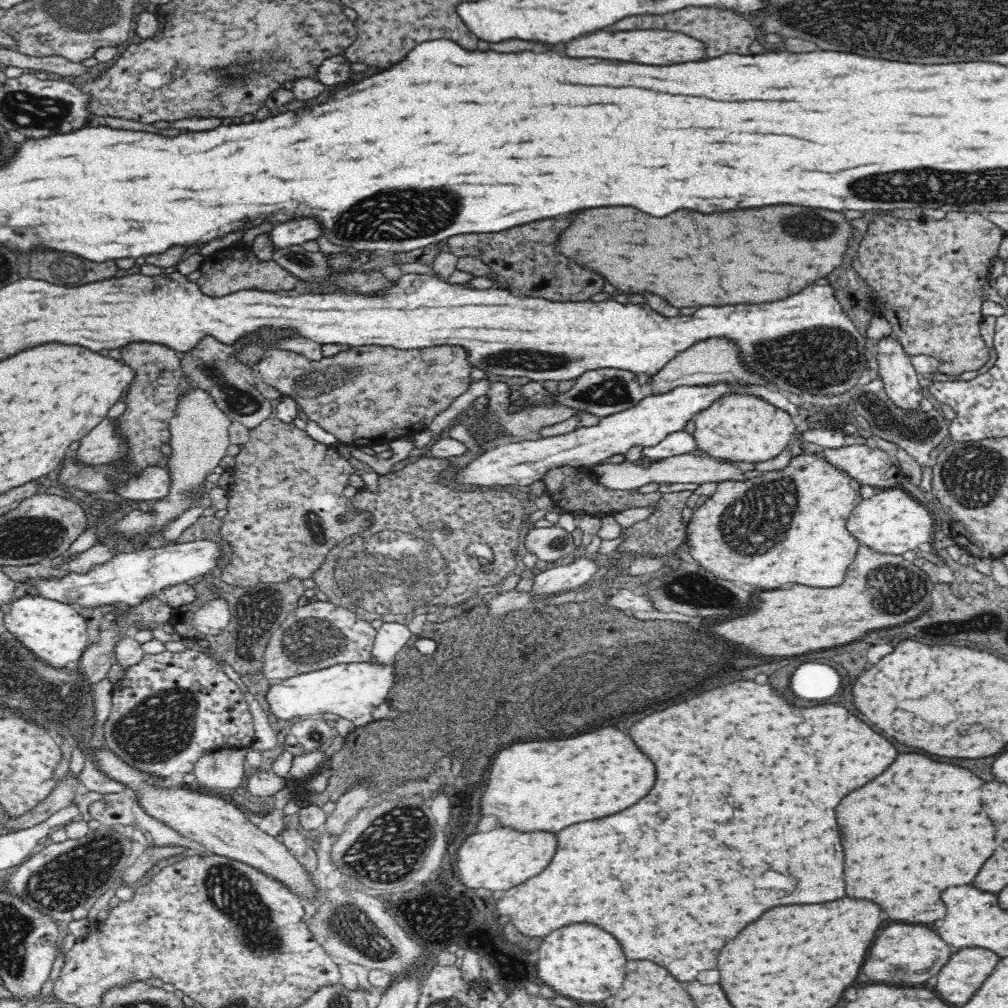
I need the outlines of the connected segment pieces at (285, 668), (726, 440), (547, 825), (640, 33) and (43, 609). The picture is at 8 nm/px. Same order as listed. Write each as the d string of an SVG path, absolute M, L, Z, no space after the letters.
M330 601L294 607L269 638L264 650L262 674L267 680L278 678L284 681L335 664L370 661L376 633L368 621Z
M730 393L693 416L696 446L703 454L734 462L762 462L778 456L794 441L796 425L790 413L758 396Z
M610 726L570 740L524 742L498 752L490 768L490 780L482 794L482 814L494 814L498 818L498 826L505 828L522 832L558 832L570 824L604 818L630 808L648 794L652 784L654 764L648 760L648 756L644 756L644 752L632 742L628 734Z
M598 30L580 38L574 38L566 44L564 54L572 58L606 58L606 60L624 60L624 62L638 62L638 64L654 64L654 66L668 66L678 62L690 60L704 60L704 44L686 36L682 32L668 32L668 30L628 30L628 32L606 32Z
M24 595L10 603L10 610L3 614L5 627L24 643L38 659L54 668L76 665L88 644L86 620L74 608L57 600L40 595Z

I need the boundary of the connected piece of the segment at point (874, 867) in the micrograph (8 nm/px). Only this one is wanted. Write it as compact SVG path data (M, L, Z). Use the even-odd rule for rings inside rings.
M900 754L894 764L872 782L848 794L836 808L838 828L844 844L846 894L852 898L876 900L892 920L936 922L946 916L940 894L950 886L970 884L984 862L996 850L994 824L978 808L964 810L964 786L984 784L974 772L930 760L922 754Z

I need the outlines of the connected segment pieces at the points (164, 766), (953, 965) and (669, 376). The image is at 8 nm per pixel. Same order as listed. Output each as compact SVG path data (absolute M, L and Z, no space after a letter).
M166 649L160 654L145 654L140 661L125 670L124 678L113 688L112 711L103 726L105 746L111 752L114 752L124 763L158 777L170 776L171 774L176 774L176 772L186 774L192 772L193 766L198 762L198 759L208 754L208 752L214 752L222 748L248 749L253 746L255 726L252 714L249 712L249 705L245 700L245 694L234 683L234 680L228 678L222 666L207 654L193 649L186 649L178 653L172 653Z
M964 948L940 970L936 992L950 1004L966 1004L998 962L1000 956L987 948Z
M710 338L679 352L664 368L649 379L652 394L666 394L678 386L710 386L710 384L747 384L748 386L771 387L770 381L752 372L740 360L738 345L728 338Z

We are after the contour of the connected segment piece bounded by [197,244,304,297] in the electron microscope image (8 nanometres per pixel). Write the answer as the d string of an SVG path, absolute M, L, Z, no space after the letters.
M238 244L232 247L218 249L218 251L216 251L214 254L206 257L205 261L202 263L201 267L199 268L199 271L202 273L202 276L200 276L200 278L198 278L197 280L197 285L199 286L199 289L203 292L204 295L214 296L214 297L226 296L228 294L232 294L232 292L246 290L246 288L255 288L255 290L268 290L268 291L290 290L294 287L294 284L296 284L297 282L304 281L304 280L298 280L292 275L290 275L290 272L288 272L288 270L285 270L284 268L280 267L274 260L270 260L267 262L260 261L260 259L258 259L258 257L256 257L256 255L252 253L250 246L244 246L244 245L238 245Z

